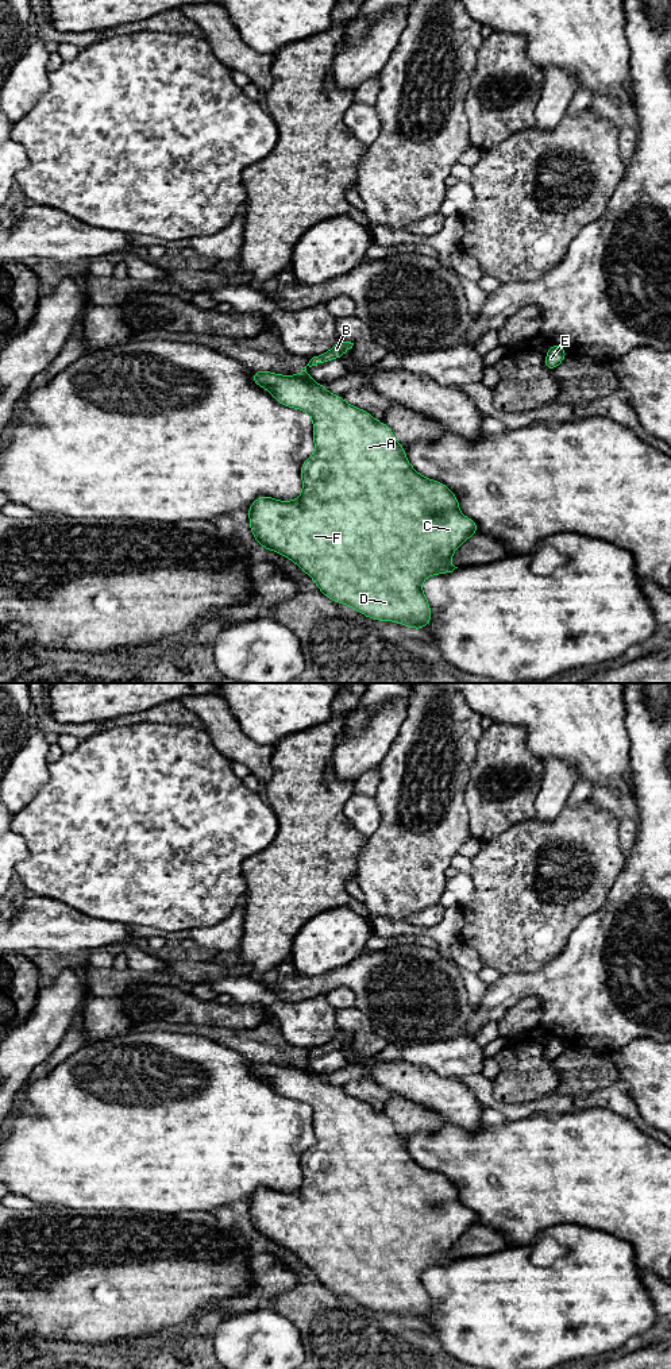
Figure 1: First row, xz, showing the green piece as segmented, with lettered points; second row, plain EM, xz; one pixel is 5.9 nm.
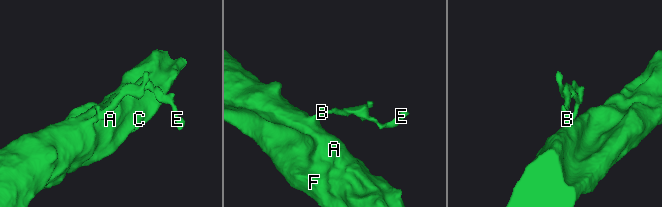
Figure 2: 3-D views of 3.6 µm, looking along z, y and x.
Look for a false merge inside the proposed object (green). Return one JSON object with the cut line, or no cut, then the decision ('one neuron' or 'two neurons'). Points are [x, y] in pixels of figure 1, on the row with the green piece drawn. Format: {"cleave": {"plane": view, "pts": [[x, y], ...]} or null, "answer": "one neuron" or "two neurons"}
{"cleave": null, "answer": "one neuron"}

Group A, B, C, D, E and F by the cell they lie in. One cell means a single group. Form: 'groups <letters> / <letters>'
groups A B C D E F

